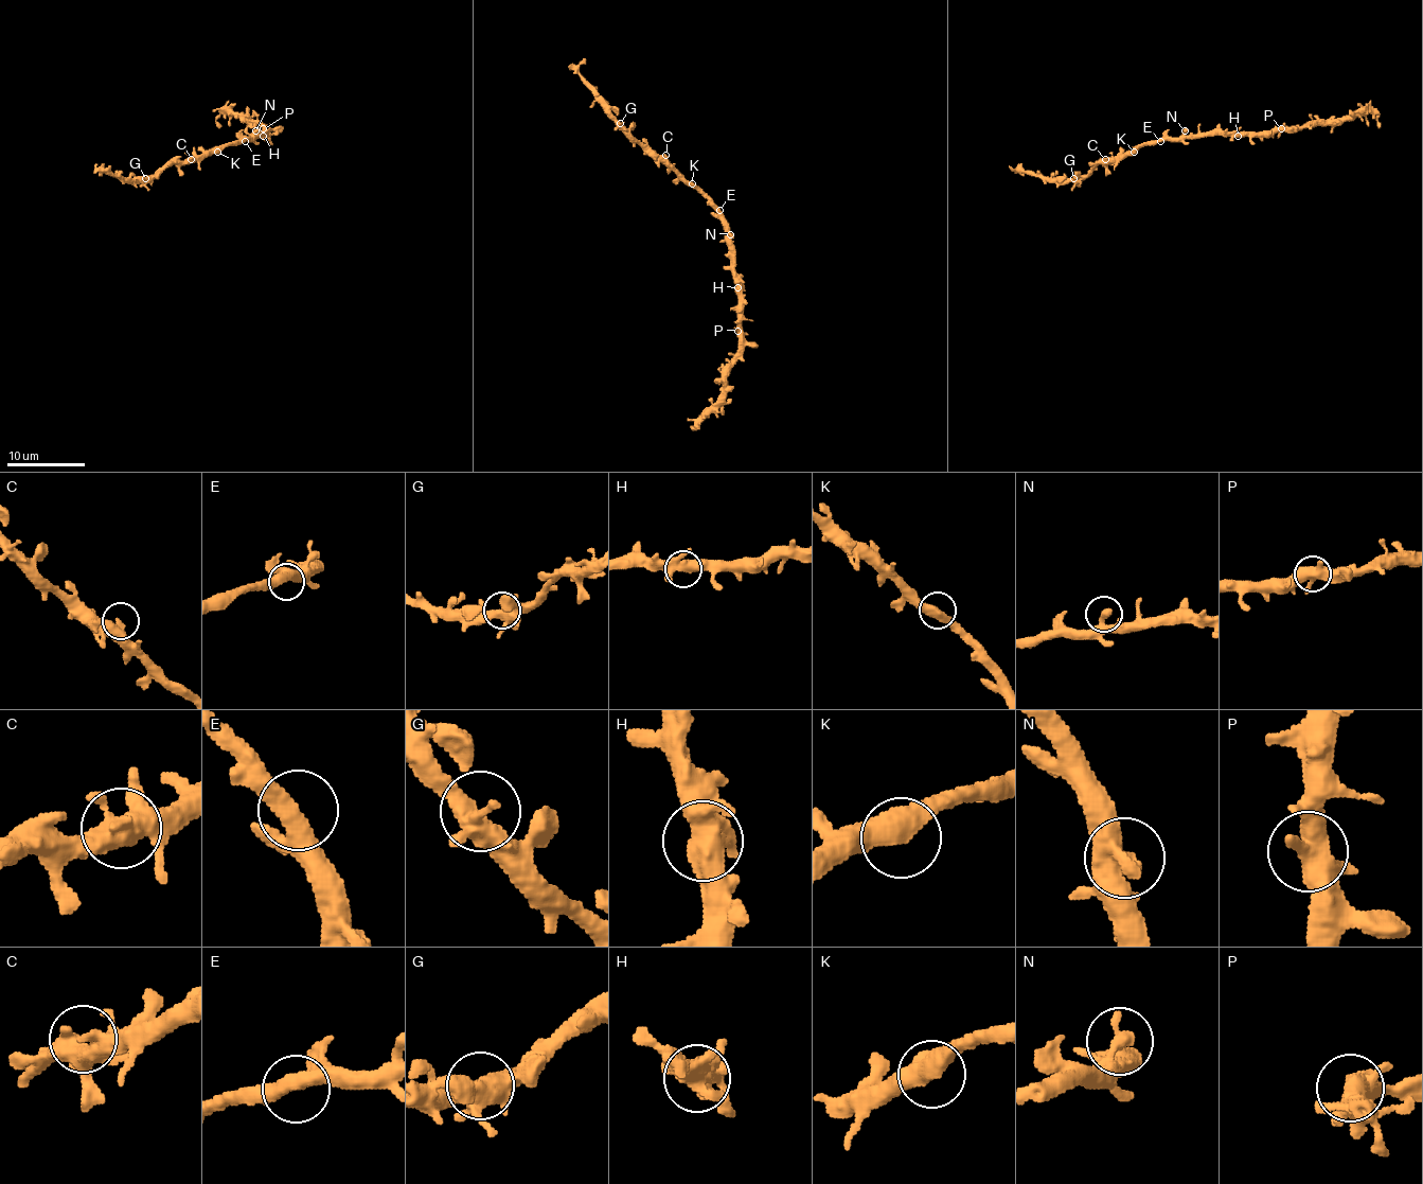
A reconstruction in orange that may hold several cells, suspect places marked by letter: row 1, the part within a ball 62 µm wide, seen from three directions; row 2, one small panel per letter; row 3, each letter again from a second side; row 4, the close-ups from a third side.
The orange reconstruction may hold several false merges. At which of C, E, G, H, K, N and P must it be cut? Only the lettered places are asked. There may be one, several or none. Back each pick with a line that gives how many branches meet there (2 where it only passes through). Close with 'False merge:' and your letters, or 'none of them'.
False merge: none of them

